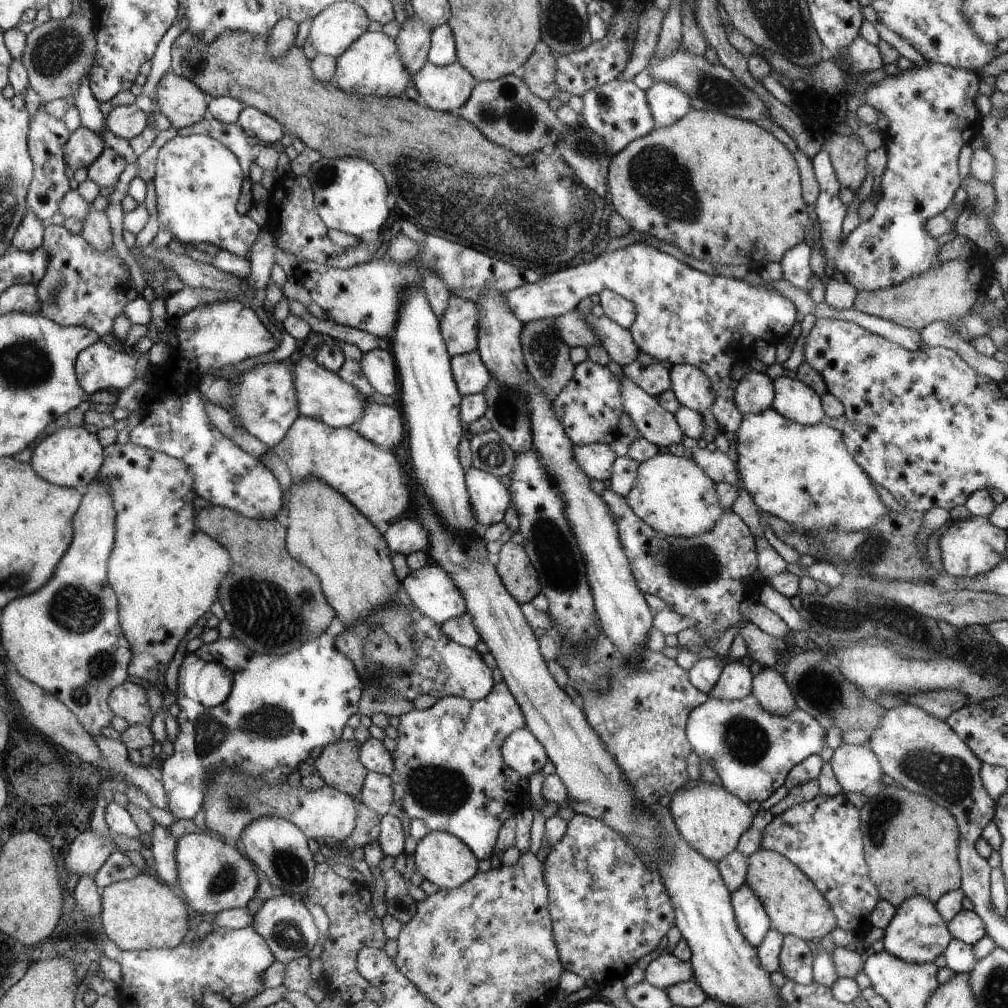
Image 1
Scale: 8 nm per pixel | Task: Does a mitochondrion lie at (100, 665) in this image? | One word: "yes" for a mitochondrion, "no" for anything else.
yes

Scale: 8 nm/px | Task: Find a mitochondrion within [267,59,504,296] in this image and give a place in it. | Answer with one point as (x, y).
(415, 175)

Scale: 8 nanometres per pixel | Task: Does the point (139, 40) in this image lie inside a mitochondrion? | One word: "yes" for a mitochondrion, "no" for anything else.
no

